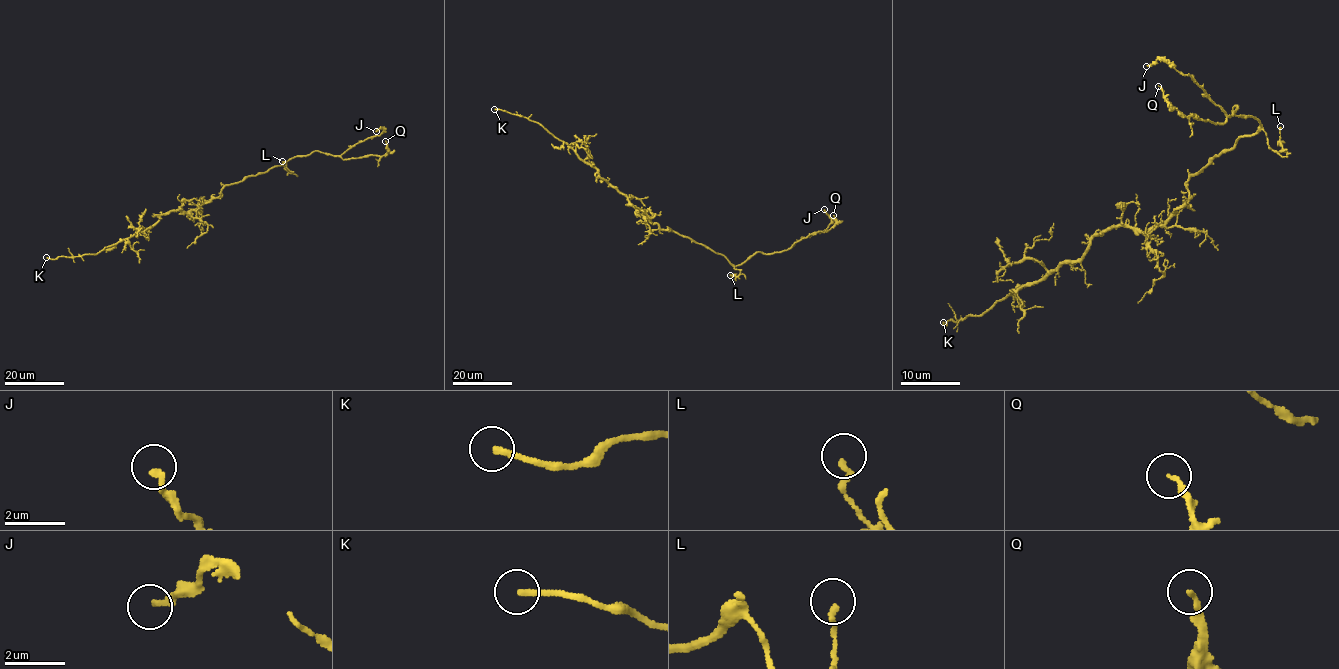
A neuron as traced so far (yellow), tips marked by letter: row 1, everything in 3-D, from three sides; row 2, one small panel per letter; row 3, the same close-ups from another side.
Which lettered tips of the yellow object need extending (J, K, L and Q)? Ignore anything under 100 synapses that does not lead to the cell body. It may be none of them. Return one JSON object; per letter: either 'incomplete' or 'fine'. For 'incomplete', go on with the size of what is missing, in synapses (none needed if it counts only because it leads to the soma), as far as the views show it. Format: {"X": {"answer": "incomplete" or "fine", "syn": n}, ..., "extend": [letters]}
{"J": {"answer": "fine"}, "K": {"answer": "incomplete"}, "L": {"answer": "fine"}, "Q": {"answer": "fine"}, "extend": ["K"]}

